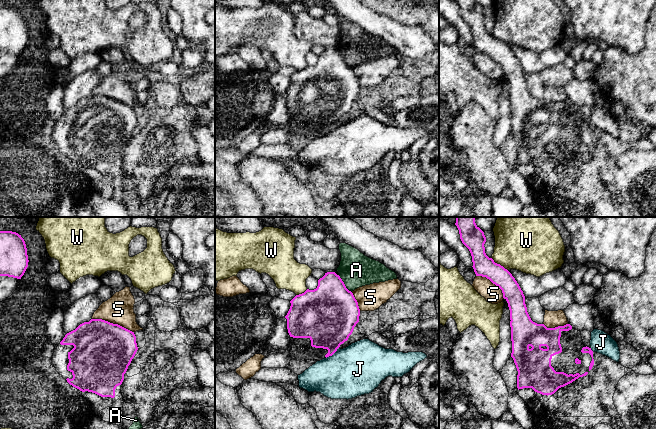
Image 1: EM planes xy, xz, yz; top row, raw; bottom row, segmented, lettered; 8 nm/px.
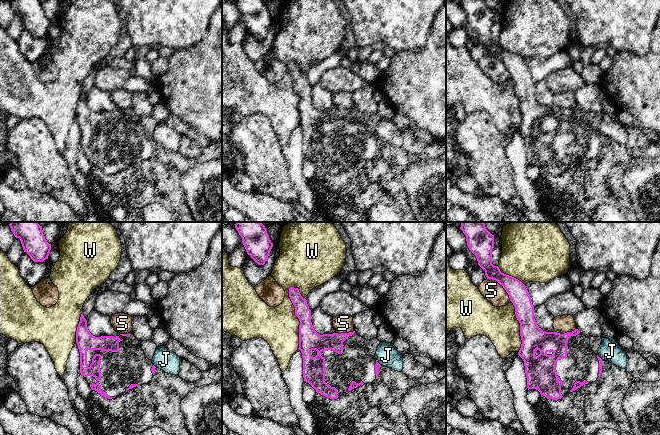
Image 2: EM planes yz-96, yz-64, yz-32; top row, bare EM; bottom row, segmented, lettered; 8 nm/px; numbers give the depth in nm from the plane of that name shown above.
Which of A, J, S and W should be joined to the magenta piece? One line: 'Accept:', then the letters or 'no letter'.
Accept: no letter

